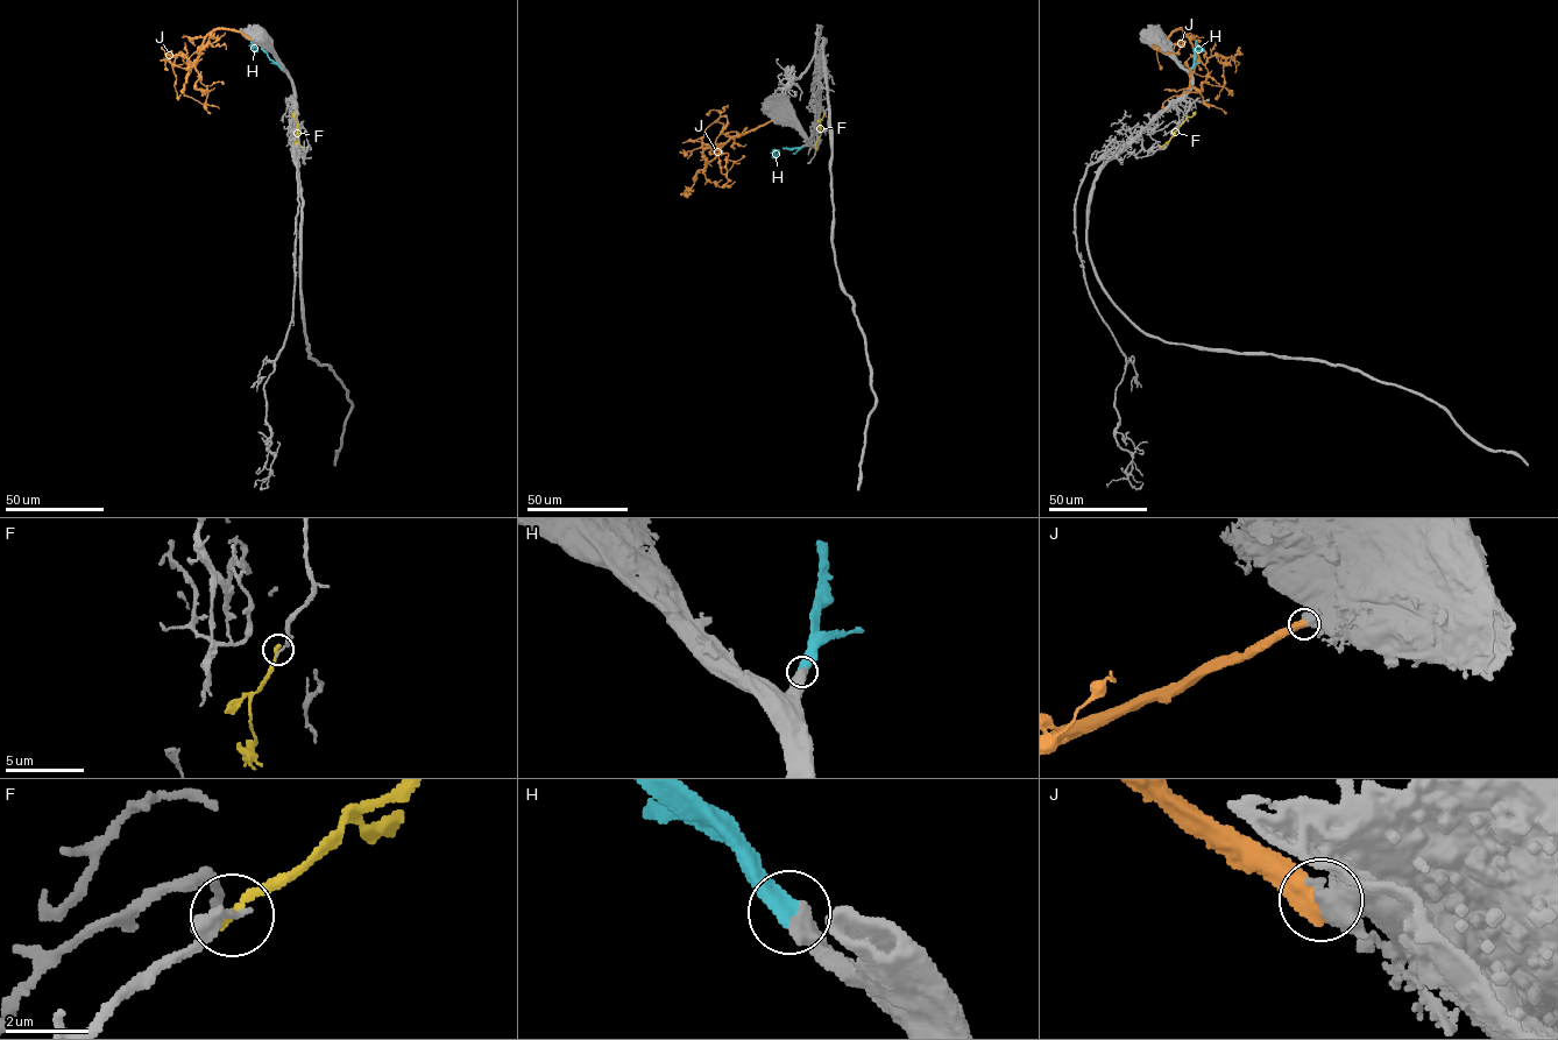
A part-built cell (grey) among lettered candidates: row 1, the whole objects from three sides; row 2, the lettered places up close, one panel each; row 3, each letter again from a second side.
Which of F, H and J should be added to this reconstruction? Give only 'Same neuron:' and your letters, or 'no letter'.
Same neuron: H

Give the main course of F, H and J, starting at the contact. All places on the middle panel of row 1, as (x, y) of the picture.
F: (823, 114), (816, 149)
H: (802, 146), (783, 148), (771, 156)
J: (771, 121), (734, 135), (708, 162), (702, 155), (705, 129), (726, 117)

